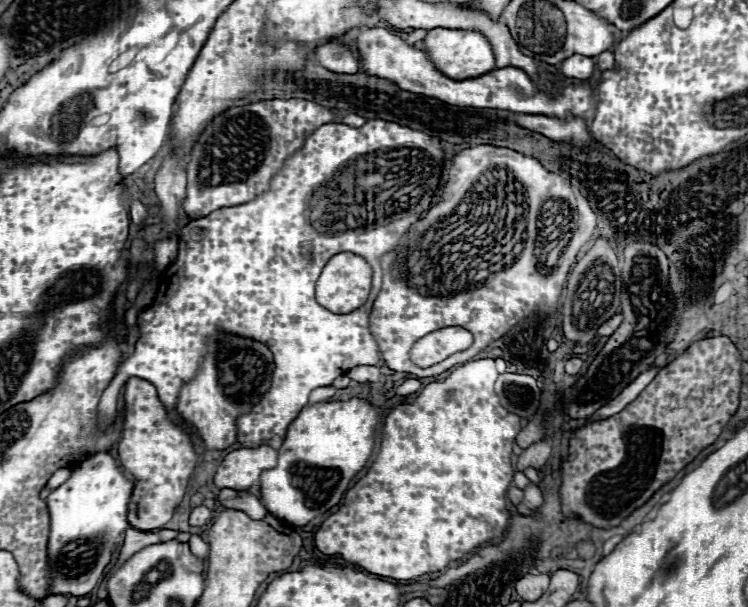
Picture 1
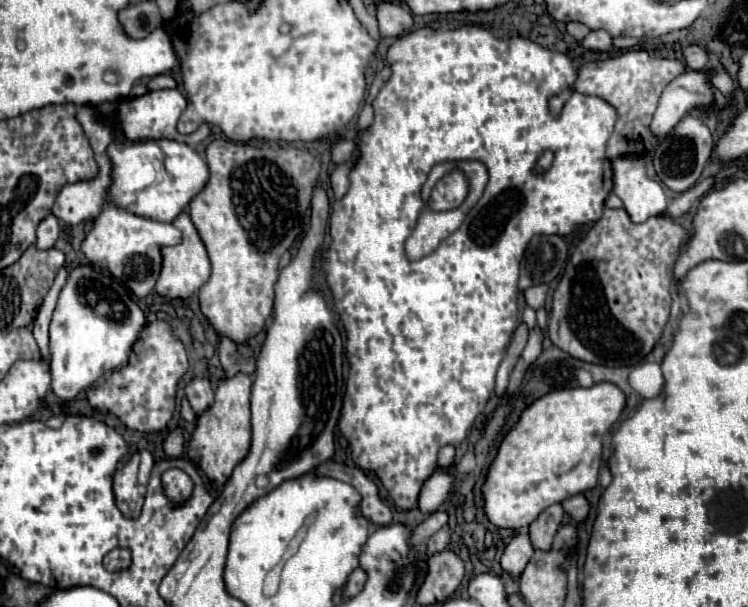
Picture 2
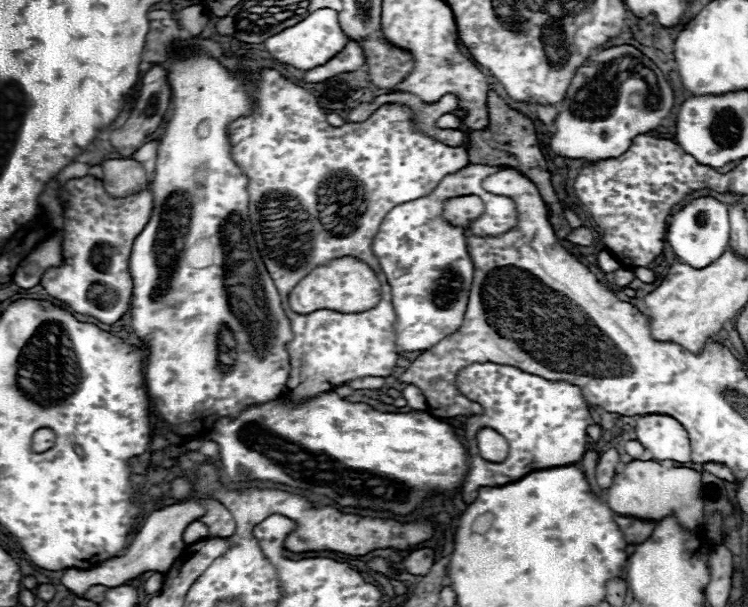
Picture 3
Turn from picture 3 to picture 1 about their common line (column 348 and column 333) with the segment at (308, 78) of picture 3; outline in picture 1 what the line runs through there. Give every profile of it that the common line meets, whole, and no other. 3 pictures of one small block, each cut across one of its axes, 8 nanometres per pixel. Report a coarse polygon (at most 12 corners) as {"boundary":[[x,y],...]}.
{"boundary":[[332,40],[314,56],[332,72],[360,70],[358,54]]}

